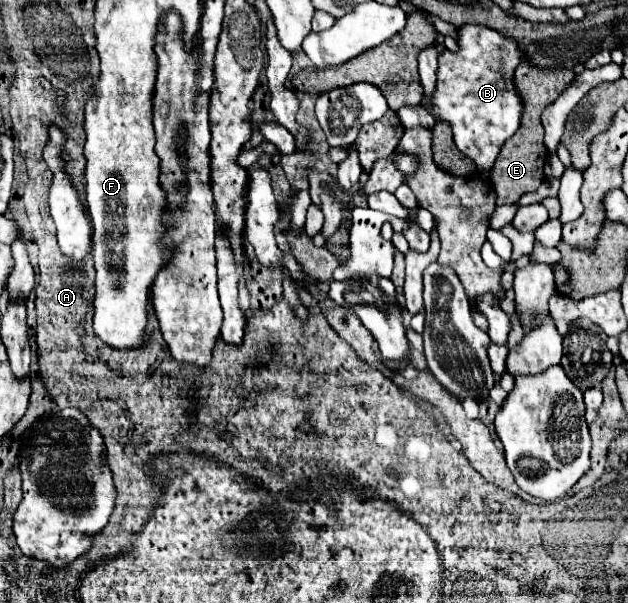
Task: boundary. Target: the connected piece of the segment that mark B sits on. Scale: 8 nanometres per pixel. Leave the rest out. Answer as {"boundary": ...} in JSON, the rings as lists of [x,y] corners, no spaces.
{"boundary":[[[480,24],[461,26],[457,36],[459,52],[439,56],[435,92],[421,100],[421,106],[453,130],[455,146],[469,156],[477,168],[491,170],[503,144],[517,132],[523,114],[523,100],[515,88],[515,68],[521,62],[519,44]]]}

